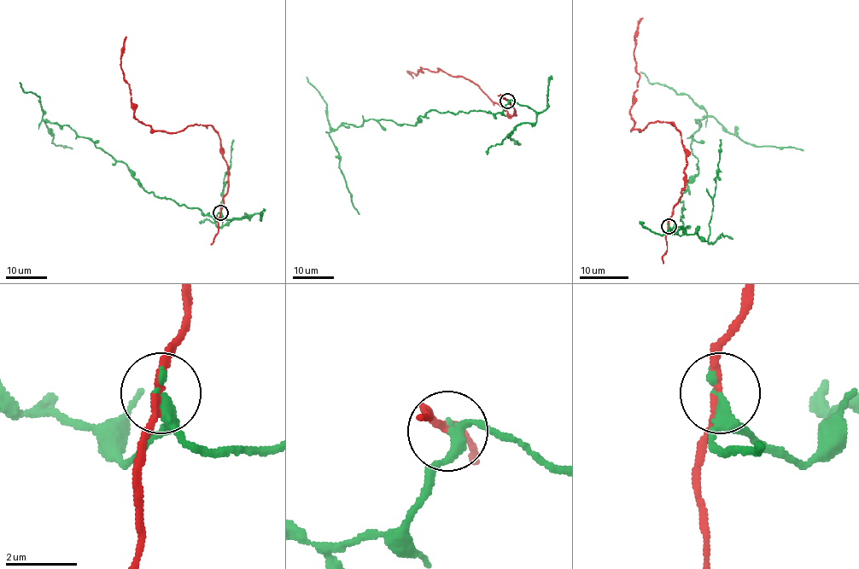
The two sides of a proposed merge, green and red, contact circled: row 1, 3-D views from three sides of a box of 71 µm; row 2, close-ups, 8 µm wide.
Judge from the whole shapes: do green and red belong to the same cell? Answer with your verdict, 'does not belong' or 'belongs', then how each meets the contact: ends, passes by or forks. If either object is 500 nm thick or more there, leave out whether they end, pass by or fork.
does not belong | green passes by | red passes by

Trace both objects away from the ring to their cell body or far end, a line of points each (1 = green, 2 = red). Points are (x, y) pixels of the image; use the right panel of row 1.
1: (669, 225), (682, 233), (680, 197), (698, 171), (690, 137), (696, 120), (712, 116), (751, 145), (803, 151)
2: (669, 225), (687, 162), (681, 132), (671, 123), (634, 129), (631, 109), (639, 75), (634, 31), (642, 17)

